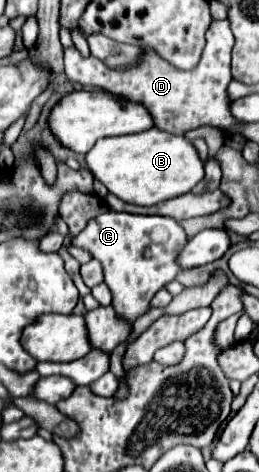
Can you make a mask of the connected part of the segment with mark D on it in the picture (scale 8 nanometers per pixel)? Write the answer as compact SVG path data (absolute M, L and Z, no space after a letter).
M226 18L226 20L214 20L212 26L208 28L206 48L194 70L174 68L152 48L142 48L138 62L126 64L122 68L108 68L102 60L94 56L82 58L76 48L66 48L64 72L70 82L102 88L116 96L142 102L154 116L156 128L164 132L184 134L186 130L198 126L214 126L220 130L228 130L232 126L240 126L240 122L230 112L230 102L232 102L228 96L228 84L232 82L230 52L232 52L232 30L230 30L230 20Z

